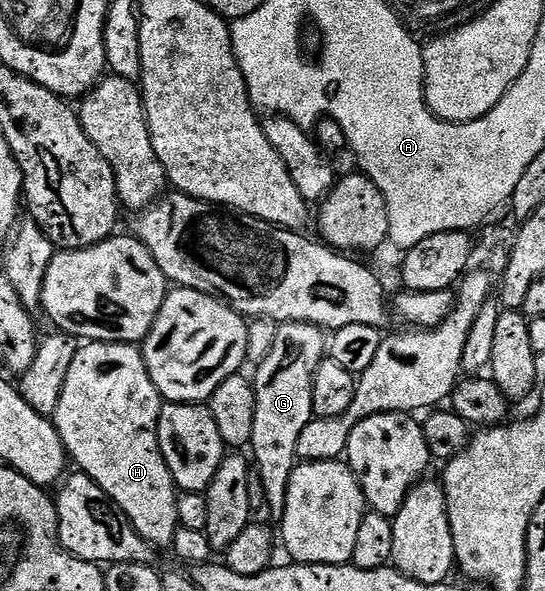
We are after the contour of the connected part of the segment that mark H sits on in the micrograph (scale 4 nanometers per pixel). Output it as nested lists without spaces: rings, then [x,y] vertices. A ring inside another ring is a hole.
[[[86,341],[78,349],[75,360],[67,372],[59,408],[51,415],[59,436],[65,445],[66,455],[78,471],[89,477],[121,511],[126,522],[135,528],[143,541],[154,548],[172,547],[173,537],[179,528],[177,520],[178,487],[163,460],[157,439],[159,412],[163,405],[161,394],[155,388],[145,367],[144,353],[128,342]]]

